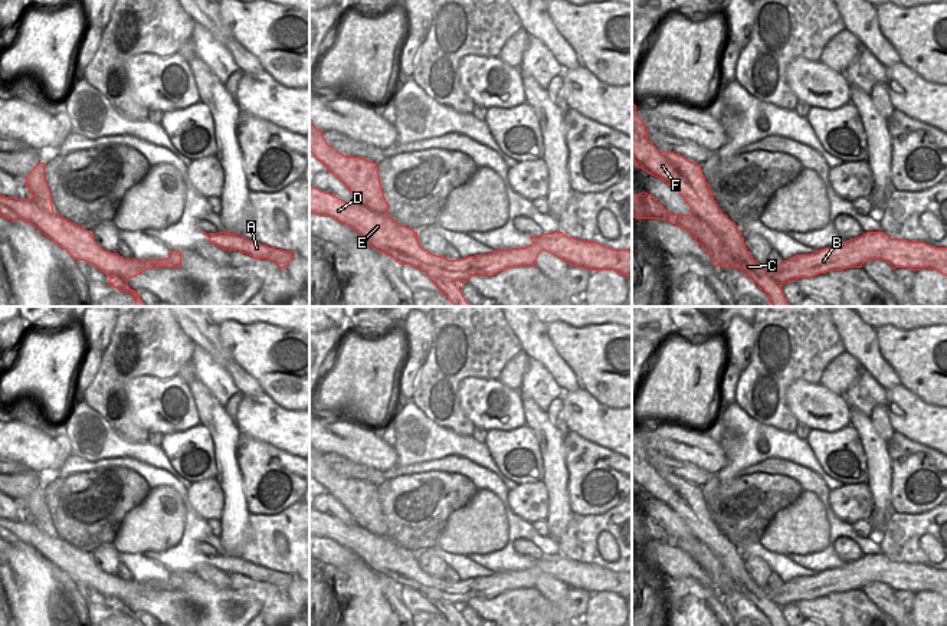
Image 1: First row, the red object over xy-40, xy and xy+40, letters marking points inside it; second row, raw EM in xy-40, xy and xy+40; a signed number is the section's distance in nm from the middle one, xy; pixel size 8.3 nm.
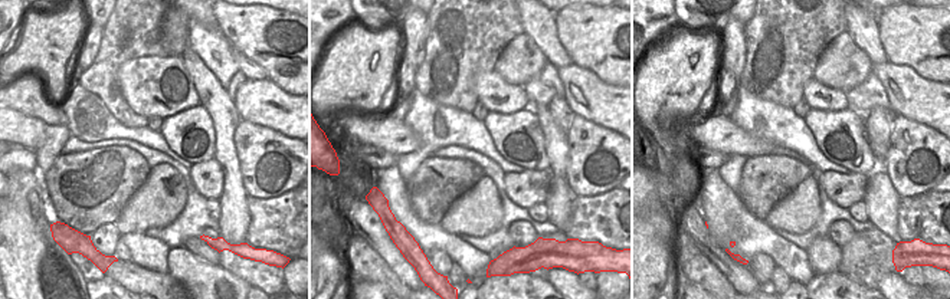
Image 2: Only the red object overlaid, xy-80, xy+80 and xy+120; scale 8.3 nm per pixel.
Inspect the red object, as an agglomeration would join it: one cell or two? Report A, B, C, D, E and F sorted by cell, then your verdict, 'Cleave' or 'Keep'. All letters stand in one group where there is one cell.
Groups: A B D E / C F. Cleave.

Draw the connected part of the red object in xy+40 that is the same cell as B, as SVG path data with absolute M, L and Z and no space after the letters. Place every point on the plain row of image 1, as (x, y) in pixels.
M866 554L843 567L815 573L810 577L793 579L776 590L763 590L779 606L787 606L830 593L862 590L865 584L874 581L885 583L894 591L908 590L915 594L928 590L947 599L947 570L891 561L884 554Z

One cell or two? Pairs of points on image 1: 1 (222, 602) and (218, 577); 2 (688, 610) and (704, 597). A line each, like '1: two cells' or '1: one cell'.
1: two cells
2: one cell

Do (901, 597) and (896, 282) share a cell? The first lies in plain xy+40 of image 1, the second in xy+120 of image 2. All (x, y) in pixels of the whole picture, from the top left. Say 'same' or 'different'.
different

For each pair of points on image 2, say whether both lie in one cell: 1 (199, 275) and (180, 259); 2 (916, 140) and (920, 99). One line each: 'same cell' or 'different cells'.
1: same cell
2: different cells

